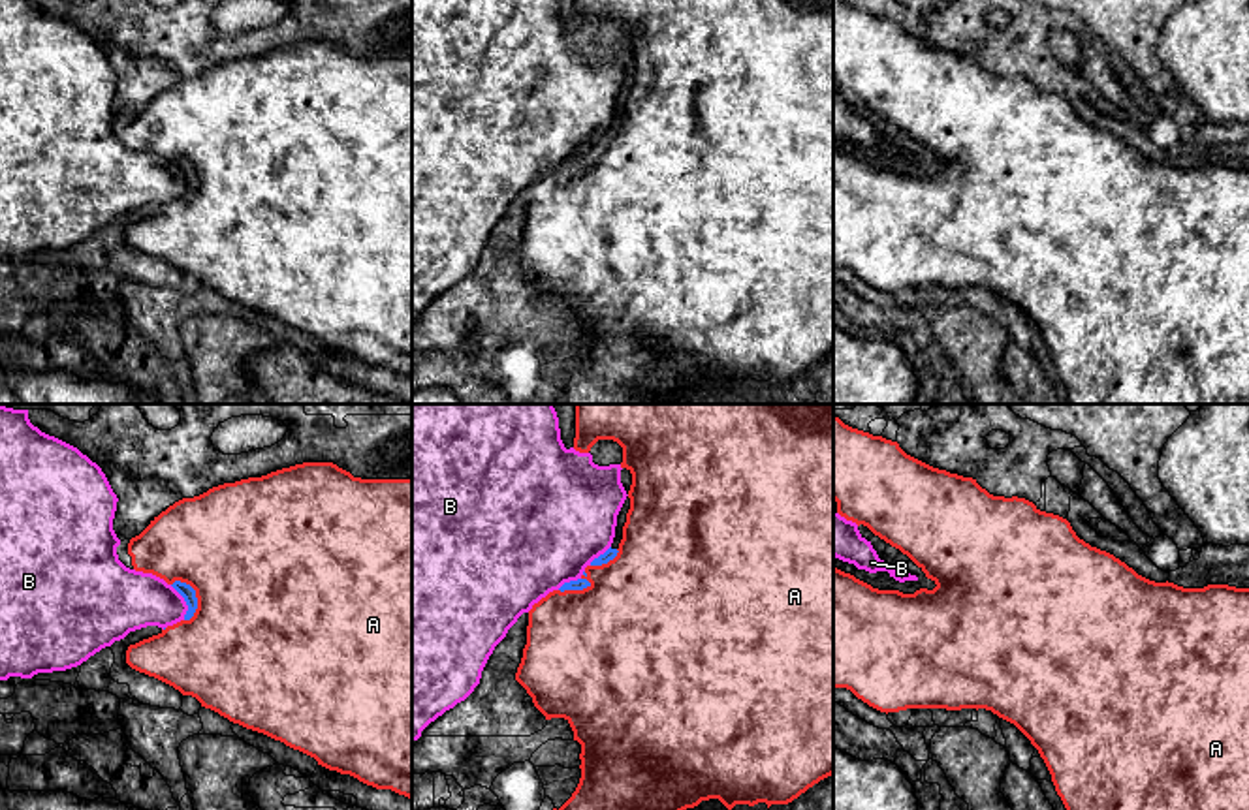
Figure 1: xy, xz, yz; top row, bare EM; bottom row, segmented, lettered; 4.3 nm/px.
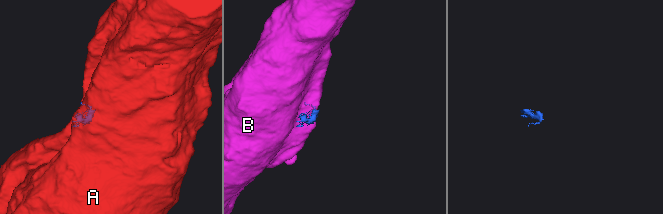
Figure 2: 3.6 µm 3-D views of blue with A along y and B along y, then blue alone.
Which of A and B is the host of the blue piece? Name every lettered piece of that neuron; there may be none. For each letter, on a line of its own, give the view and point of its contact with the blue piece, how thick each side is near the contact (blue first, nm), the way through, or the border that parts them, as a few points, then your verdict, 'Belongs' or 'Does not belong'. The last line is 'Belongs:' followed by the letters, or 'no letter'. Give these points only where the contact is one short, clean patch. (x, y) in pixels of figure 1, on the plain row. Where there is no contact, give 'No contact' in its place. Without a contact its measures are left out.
A: Touches blue at xy (196, 177). Thickness 60 nm (blue) against 500 nm. Belongs
B: Touches blue at xy (185, 179). Thickness 60 nm (blue) against 260 nm. Boundary: xy (170, 164), (187, 185), (185, 198). Does not belong
Belongs: A

